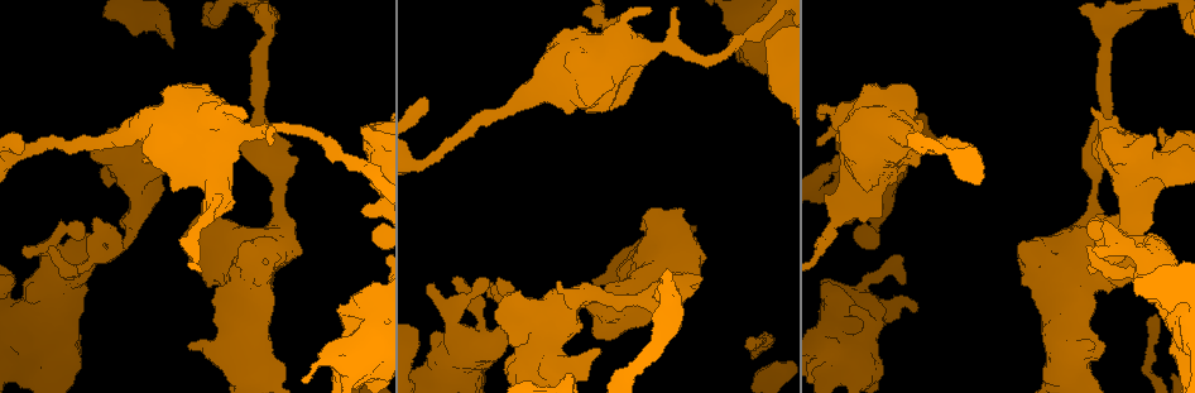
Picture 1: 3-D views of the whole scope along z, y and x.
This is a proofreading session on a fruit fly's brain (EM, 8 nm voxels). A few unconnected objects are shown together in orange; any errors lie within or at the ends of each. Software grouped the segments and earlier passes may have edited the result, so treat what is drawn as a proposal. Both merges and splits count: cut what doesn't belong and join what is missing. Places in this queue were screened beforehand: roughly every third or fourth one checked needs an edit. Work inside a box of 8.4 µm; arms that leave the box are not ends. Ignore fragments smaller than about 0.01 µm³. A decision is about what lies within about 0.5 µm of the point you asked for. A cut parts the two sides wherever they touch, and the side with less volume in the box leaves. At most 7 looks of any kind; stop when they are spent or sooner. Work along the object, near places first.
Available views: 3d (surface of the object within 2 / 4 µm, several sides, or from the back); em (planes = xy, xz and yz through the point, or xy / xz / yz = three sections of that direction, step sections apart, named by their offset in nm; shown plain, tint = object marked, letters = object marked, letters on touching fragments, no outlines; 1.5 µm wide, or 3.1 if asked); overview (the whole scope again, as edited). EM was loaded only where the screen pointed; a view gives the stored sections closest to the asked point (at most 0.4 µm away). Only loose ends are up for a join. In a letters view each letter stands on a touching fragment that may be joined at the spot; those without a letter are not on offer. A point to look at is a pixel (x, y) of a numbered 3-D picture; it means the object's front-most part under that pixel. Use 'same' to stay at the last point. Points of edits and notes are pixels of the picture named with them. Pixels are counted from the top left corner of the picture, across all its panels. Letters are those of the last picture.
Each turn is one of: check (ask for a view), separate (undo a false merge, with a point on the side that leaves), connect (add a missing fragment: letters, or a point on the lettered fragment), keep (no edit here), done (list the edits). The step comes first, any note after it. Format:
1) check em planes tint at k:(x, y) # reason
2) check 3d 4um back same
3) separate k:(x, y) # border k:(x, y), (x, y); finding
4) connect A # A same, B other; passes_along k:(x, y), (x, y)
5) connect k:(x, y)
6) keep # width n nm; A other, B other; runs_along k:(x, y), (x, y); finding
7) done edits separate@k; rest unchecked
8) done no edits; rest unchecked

check em planes letters at 1:(877, 217) # thick end

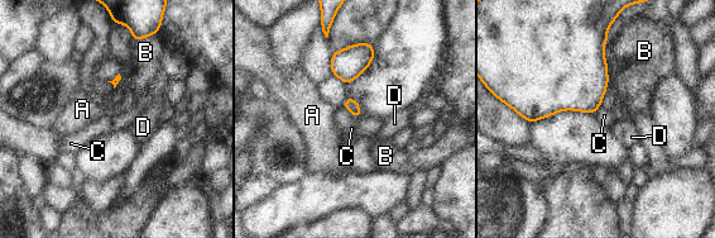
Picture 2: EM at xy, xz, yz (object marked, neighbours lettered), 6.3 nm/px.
keep # longest_contact C 170 nm; A other, B other, C other, D other; border 2:(340, 106), (355, 118), (363, 117); no lettered fragment goes on from it

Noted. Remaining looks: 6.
check em xz step 4 letters at 1:(269, 128) # calibre changes

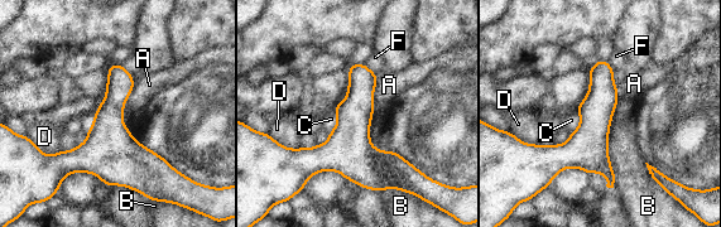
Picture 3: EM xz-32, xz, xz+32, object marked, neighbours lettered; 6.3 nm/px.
check em planes letters same

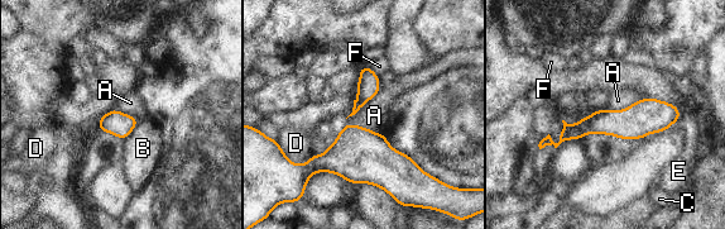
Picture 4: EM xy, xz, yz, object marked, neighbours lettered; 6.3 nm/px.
keep # width 140 nm; A other, B other, C other, D other, E other, F other; border 4:(646, 98), (619, 110), (606, 109); continuous, no second neuron

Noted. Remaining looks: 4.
check em yz step 4 tint at 1:(1147, 372) # sharp bend

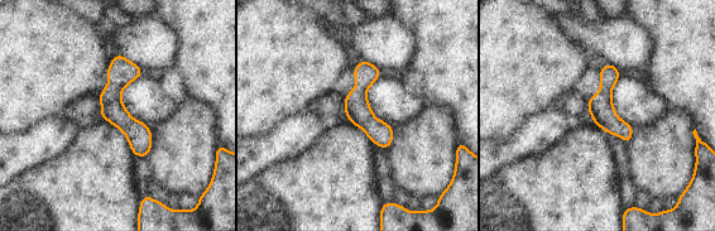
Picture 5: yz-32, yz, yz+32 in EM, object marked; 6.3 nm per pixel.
check em yz step 4 letters same # see the neighbours

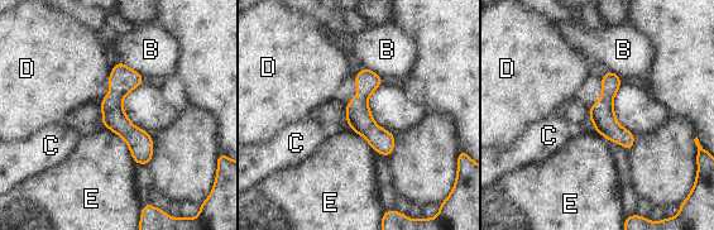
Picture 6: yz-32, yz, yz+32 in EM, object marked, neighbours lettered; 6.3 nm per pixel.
keep # width 150 nm; B other, C other, D other, E other; runs_along 6:(119, 65), (116, 120), (145, 161); continuous, no second neuron

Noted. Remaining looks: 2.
done no edits; rest unchecked

